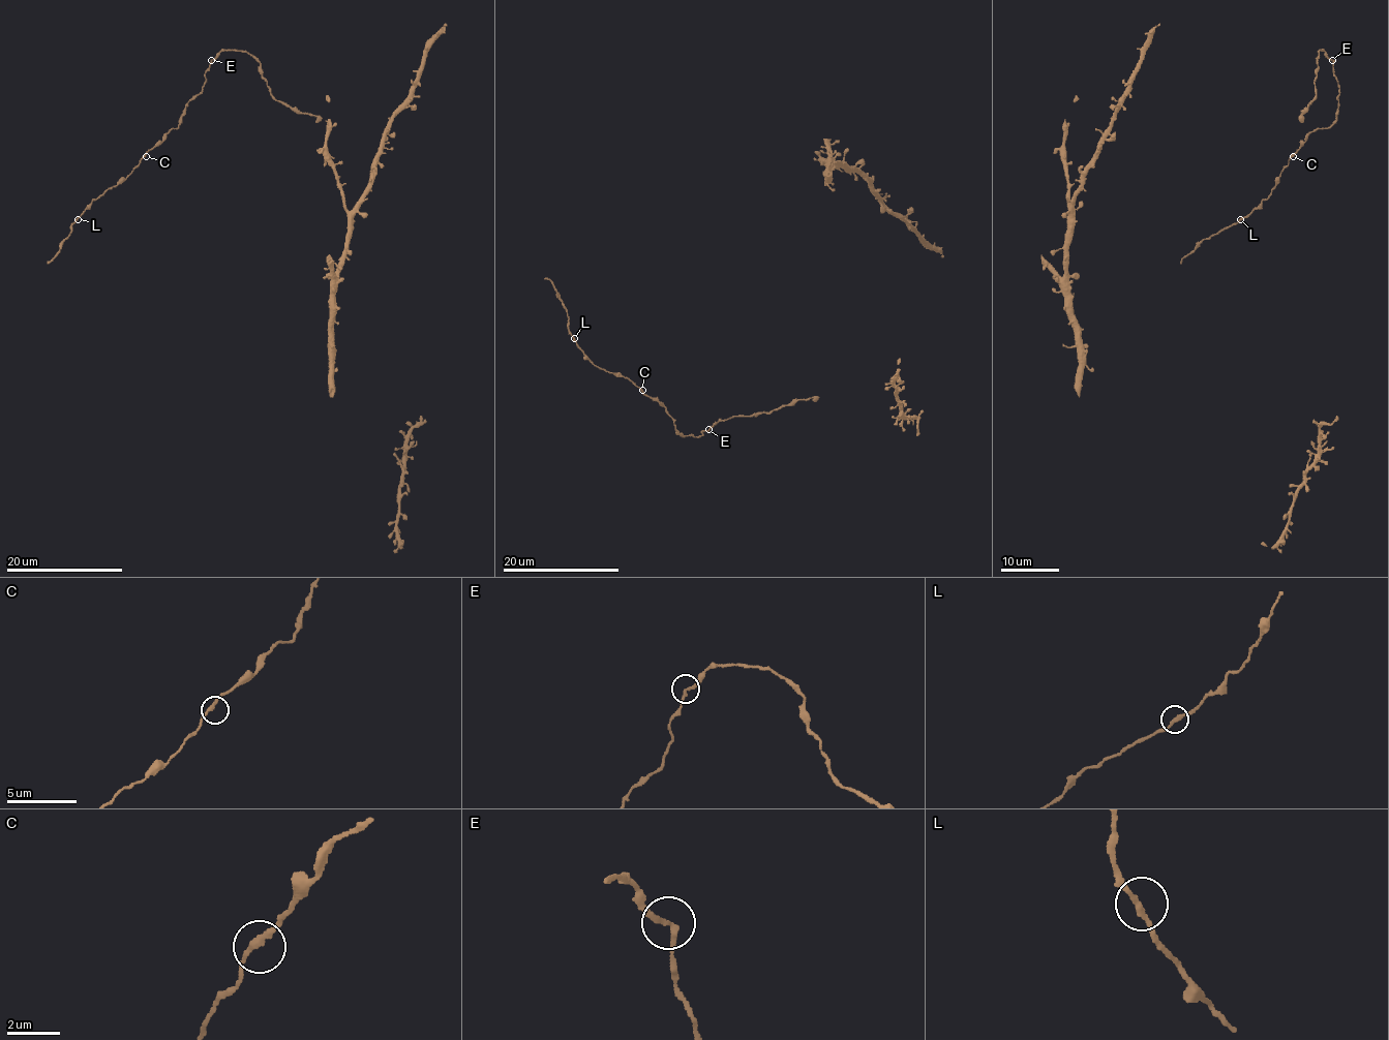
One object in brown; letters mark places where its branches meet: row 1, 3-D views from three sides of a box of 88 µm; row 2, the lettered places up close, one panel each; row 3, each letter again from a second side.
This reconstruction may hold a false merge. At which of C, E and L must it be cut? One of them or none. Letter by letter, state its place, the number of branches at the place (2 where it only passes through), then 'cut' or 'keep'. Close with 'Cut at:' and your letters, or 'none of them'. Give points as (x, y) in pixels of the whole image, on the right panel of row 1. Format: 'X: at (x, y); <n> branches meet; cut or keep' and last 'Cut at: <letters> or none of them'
C: at (1293, 156); 2 branches meet; keep
E: at (1332, 60); 2 branches meet; keep
L: at (1240, 219); 2 branches meet; keep
Cut at: none of them

